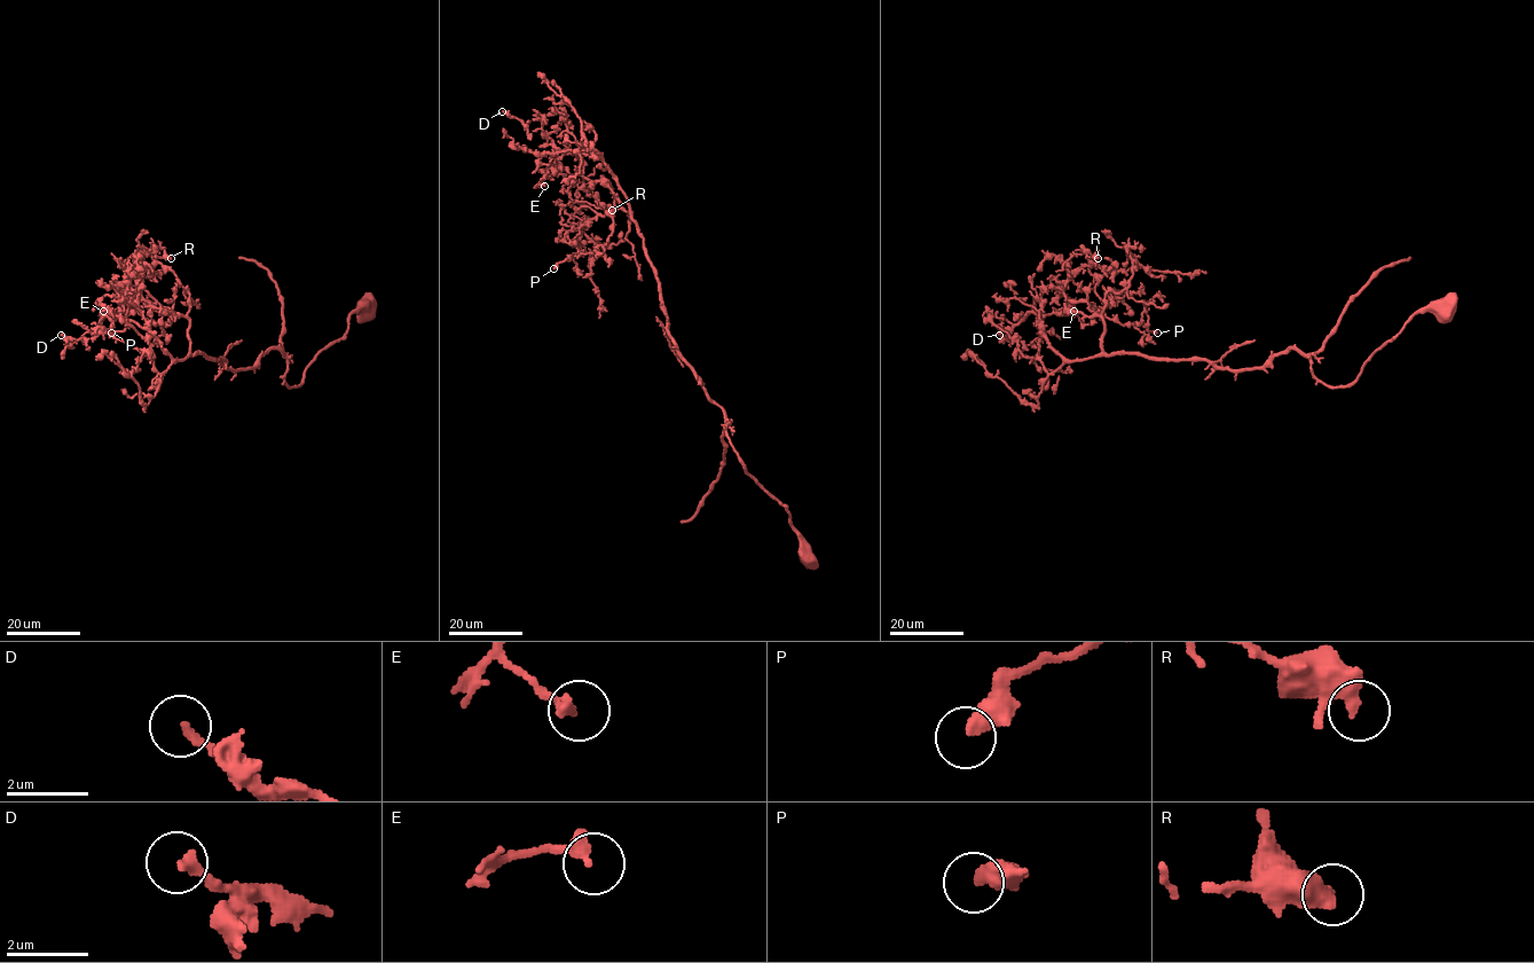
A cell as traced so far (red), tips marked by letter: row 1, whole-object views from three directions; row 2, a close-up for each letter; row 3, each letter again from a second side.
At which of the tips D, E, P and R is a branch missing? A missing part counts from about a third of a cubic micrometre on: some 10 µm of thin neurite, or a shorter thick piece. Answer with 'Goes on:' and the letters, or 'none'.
Goes on: none

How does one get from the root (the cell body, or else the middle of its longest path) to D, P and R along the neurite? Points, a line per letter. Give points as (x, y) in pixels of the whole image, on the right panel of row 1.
D: (1444, 310), (1335, 388), (1293, 349), (1230, 370), (1064, 360), (1032, 312), (999, 335)
P: (1444, 310), (1335, 388), (1293, 349), (1237, 370), (1107, 354), (1096, 313), (1133, 326), (1145, 308), (1157, 333)
R: (1444, 310), (1344, 386), (1293, 349), (1237, 370), (1107, 354), (1063, 290), (1064, 260), (1098, 258)

